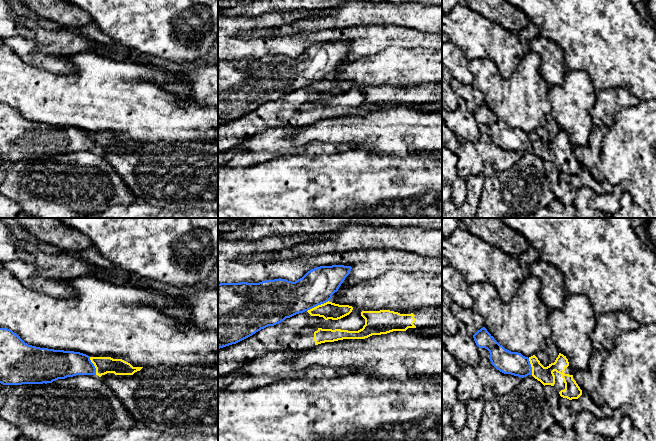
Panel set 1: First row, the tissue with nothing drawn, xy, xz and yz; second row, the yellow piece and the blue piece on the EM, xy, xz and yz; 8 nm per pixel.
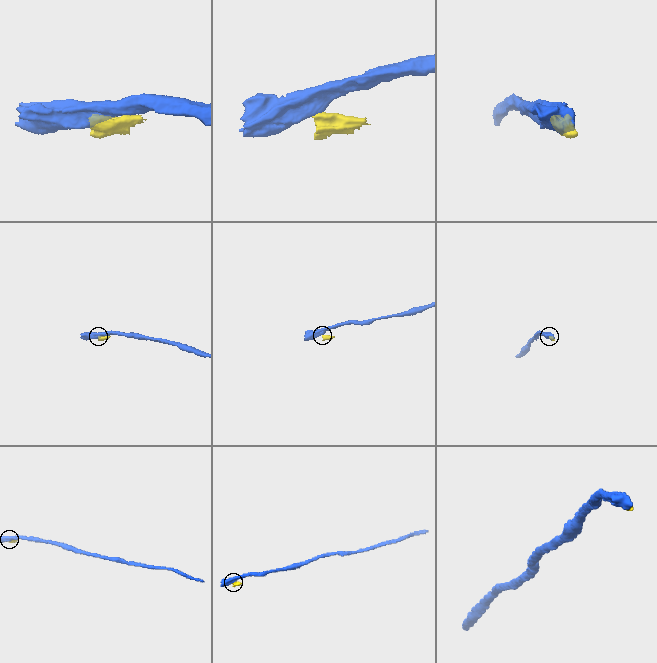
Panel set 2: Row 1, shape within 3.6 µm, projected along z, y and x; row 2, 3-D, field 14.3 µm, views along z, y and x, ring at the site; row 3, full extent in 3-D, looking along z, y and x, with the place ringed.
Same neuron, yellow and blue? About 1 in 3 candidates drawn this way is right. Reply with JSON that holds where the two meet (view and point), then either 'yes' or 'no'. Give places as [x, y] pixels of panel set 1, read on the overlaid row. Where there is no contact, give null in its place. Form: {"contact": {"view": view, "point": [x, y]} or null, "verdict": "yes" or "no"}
{"contact": {"view": "xz", "point": [318, 305]}, "verdict": "no"}

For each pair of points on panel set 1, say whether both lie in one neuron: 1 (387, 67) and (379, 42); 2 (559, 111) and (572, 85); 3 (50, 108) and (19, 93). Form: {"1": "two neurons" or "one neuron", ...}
{"1": "two neurons", "2": "one neuron", "3": "one neuron"}

